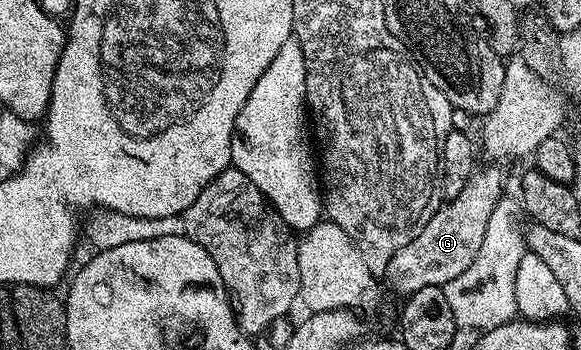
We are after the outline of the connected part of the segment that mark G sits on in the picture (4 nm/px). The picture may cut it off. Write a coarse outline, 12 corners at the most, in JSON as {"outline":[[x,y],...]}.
{"outline":[[475,169],[384,278],[400,295],[444,287],[474,261],[505,193]]}

